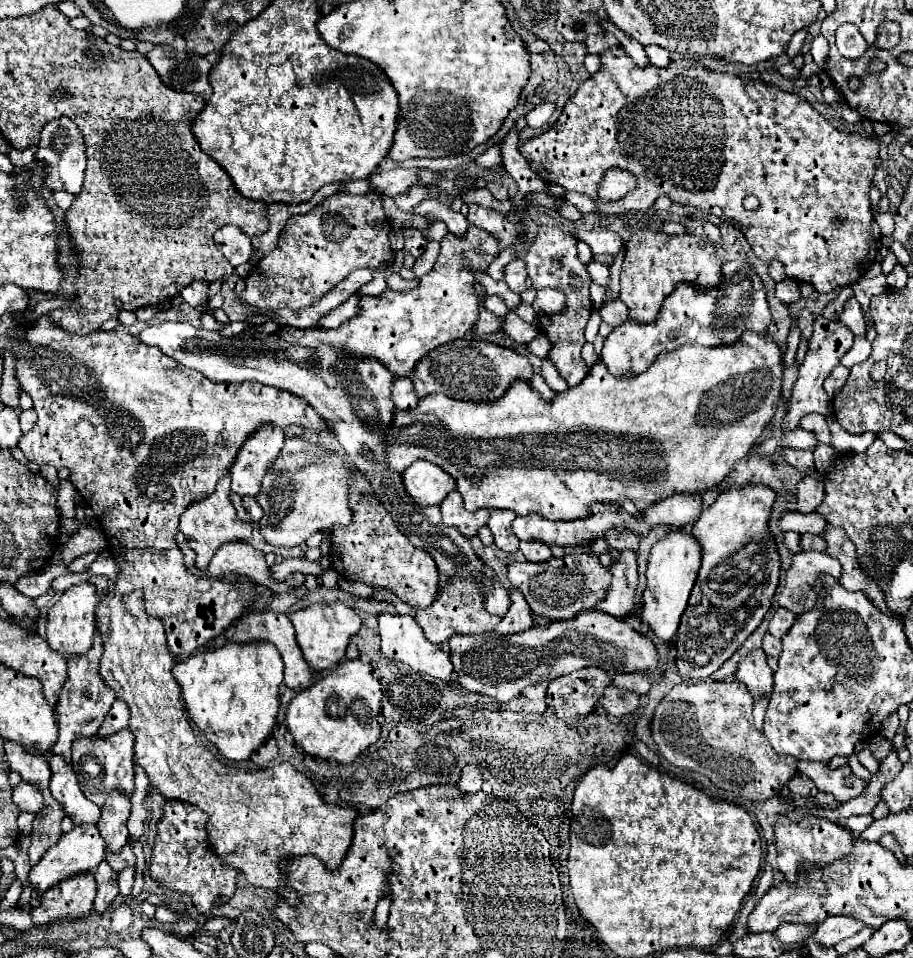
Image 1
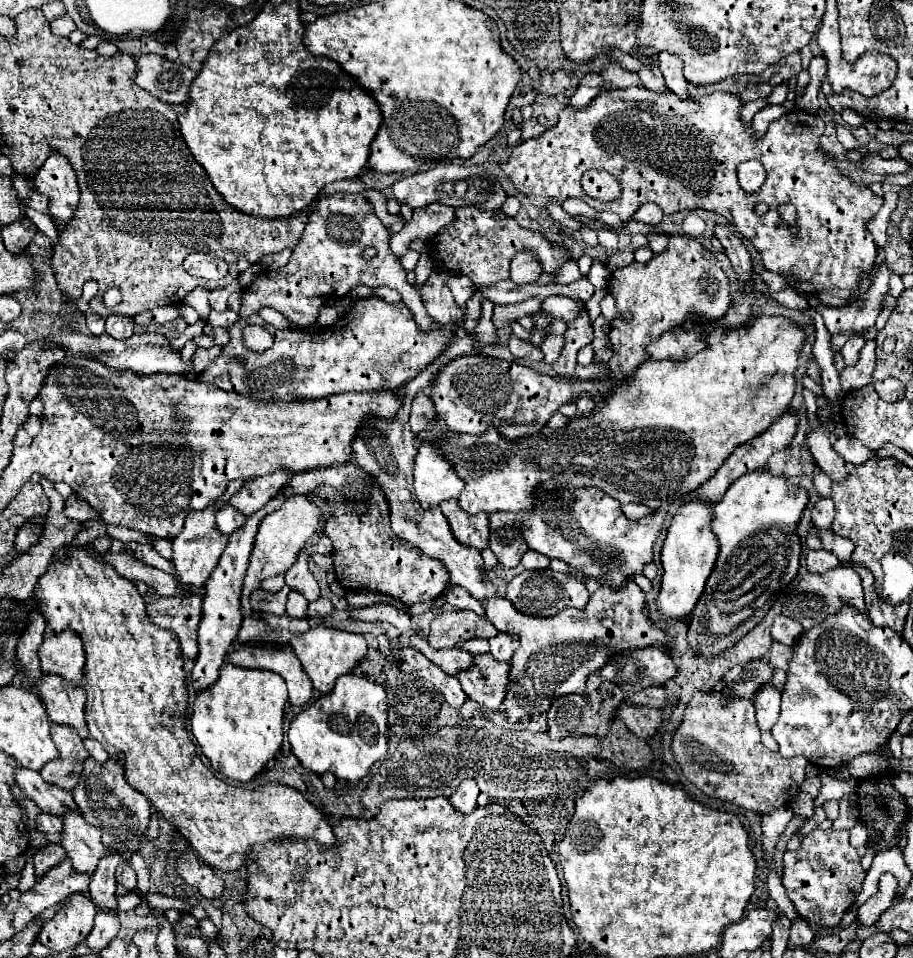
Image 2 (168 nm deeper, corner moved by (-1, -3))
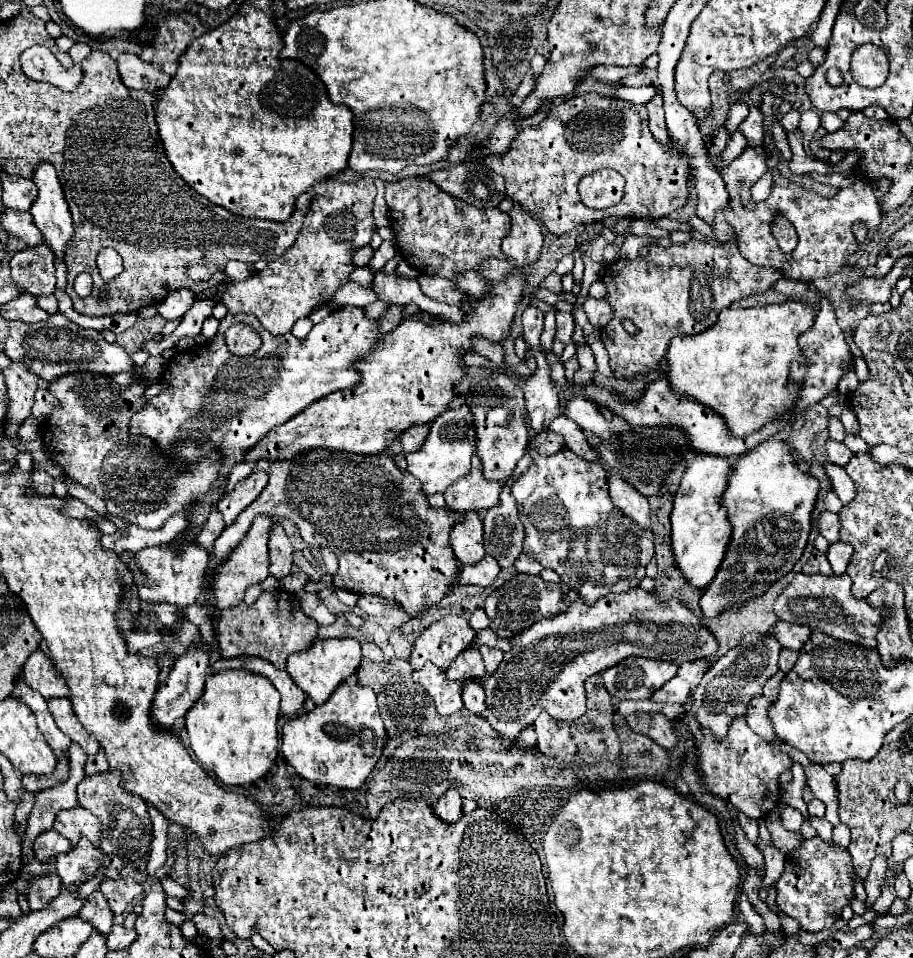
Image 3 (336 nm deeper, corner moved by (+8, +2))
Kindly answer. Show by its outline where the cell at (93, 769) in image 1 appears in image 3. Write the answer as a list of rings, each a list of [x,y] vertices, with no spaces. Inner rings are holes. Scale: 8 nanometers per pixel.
[[[106,770],[84,778],[84,782],[78,784],[78,804],[96,814],[98,820],[102,822],[104,828],[104,832],[100,832],[102,852],[116,854],[132,862],[148,854],[152,842],[152,822],[148,816],[146,802],[136,794],[124,792],[124,788],[120,786],[120,772]]]

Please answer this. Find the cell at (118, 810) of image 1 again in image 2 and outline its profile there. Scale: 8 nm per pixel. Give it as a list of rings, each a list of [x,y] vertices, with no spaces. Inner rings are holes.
[[[121,855],[105,857],[101,865],[97,867],[97,873],[91,877],[89,885],[89,897],[99,907],[99,911],[105,913],[117,913],[117,897],[115,897],[115,869],[123,861]]]

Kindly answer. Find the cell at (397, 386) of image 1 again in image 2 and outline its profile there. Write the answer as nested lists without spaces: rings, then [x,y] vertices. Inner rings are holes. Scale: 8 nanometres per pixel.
[[[419,391],[417,397],[413,399],[413,407],[411,407],[411,419],[409,419],[409,425],[411,425],[411,431],[413,431],[413,437],[417,437],[423,429],[429,427],[429,423],[437,419],[437,411],[435,411],[435,405],[431,403],[431,399]]]

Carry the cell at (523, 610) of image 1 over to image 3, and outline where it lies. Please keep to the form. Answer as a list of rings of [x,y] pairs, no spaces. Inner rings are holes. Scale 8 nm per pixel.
[[[480,646],[478,650],[480,650],[480,654],[482,654],[482,660],[484,660],[486,672],[492,674],[492,672],[498,668],[498,664],[502,662],[504,652],[502,652],[502,650],[496,650],[496,648],[488,648],[488,646]]]

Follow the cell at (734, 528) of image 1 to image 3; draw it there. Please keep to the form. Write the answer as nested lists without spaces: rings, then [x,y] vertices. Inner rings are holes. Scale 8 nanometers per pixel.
[[[776,438],[758,444],[734,464],[722,494],[722,506],[728,512],[732,536],[728,554],[700,598],[700,610],[706,618],[718,618],[722,612],[762,596],[776,580],[794,568],[808,542],[810,512],[818,488],[820,484],[814,476],[796,468],[790,446]]]

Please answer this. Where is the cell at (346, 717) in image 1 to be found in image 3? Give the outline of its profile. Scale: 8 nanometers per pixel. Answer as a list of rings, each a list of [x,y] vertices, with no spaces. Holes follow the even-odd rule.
[[[344,682],[322,706],[286,720],[282,728],[282,754],[304,780],[348,790],[356,790],[364,784],[388,741],[378,714],[376,694],[370,690],[368,686],[350,686]]]

